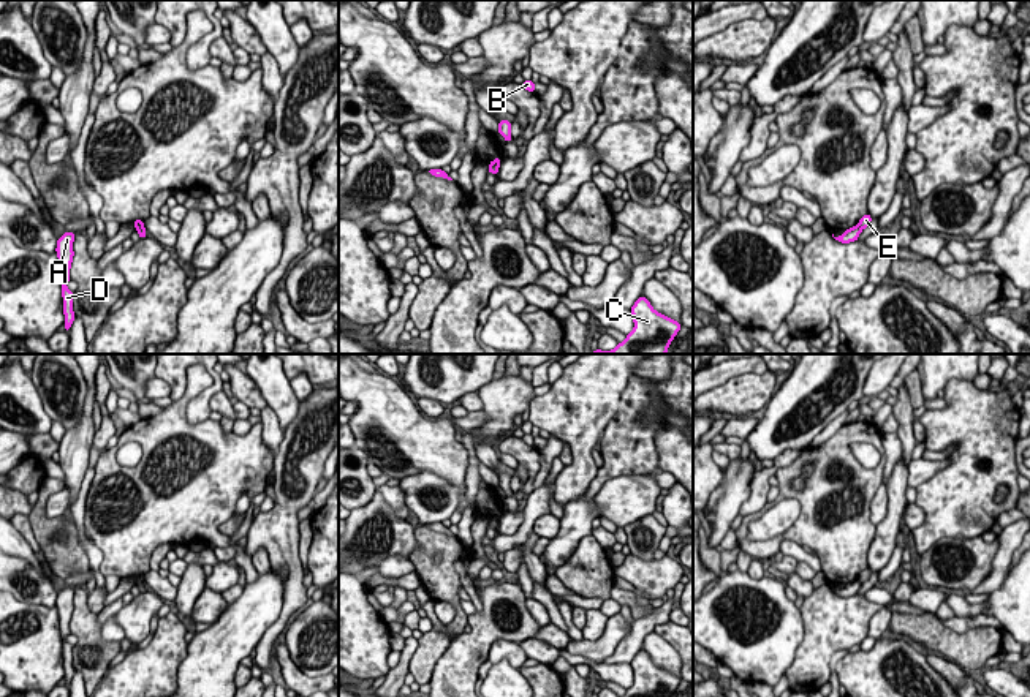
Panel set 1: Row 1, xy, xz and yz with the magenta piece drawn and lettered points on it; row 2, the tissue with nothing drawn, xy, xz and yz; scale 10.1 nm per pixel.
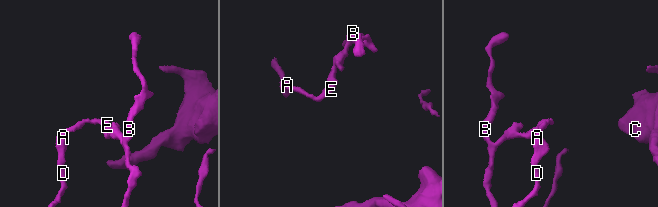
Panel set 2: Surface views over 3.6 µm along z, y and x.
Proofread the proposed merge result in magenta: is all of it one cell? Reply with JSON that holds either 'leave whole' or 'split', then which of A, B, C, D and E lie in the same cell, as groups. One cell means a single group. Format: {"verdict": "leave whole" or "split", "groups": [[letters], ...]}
{"verdict": "split", "groups": [["A", "C", "D", "E"], ["B"]]}

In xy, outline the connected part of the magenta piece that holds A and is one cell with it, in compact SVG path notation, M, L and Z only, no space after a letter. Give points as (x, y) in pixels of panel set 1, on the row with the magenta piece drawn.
M65 232L60 239L57 239L57 256L60 266L60 281L62 281L62 296L63 296L63 313L65 313L65 332L70 330L74 313L73 313L73 291L70 291L65 284L71 280L70 267L73 262L73 240L76 232Z

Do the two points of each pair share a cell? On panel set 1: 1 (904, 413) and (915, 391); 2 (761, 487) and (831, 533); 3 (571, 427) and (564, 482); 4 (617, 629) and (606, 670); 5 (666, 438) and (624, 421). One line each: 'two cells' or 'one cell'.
1: two cells
2: two cells
3: one cell
4: two cells
5: two cells

